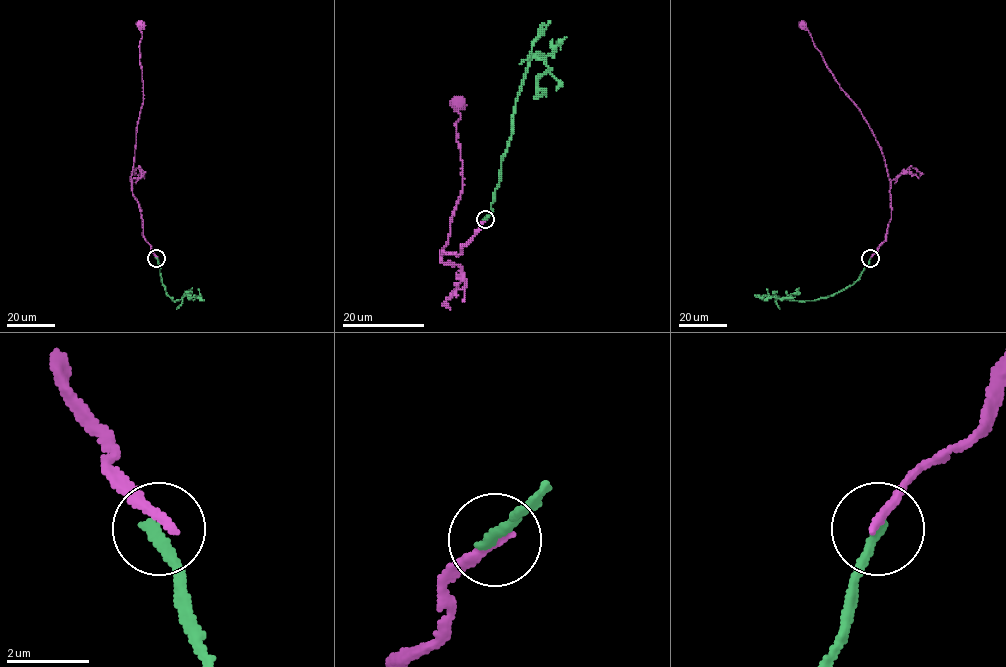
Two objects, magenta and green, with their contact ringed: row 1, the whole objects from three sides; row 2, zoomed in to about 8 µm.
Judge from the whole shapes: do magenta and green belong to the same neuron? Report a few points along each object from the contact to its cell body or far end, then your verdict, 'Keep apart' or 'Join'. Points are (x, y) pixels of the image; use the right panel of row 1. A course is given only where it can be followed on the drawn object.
Course of magenta: (870, 258), (885, 240), (891, 216), (891, 180), (881, 148), (870, 127), (840, 88), (803, 24). Course of green: (870, 258), (857, 280), (831, 295), (800, 301), (776, 297), (781, 300), (797, 294), (798, 288). Keep apart

